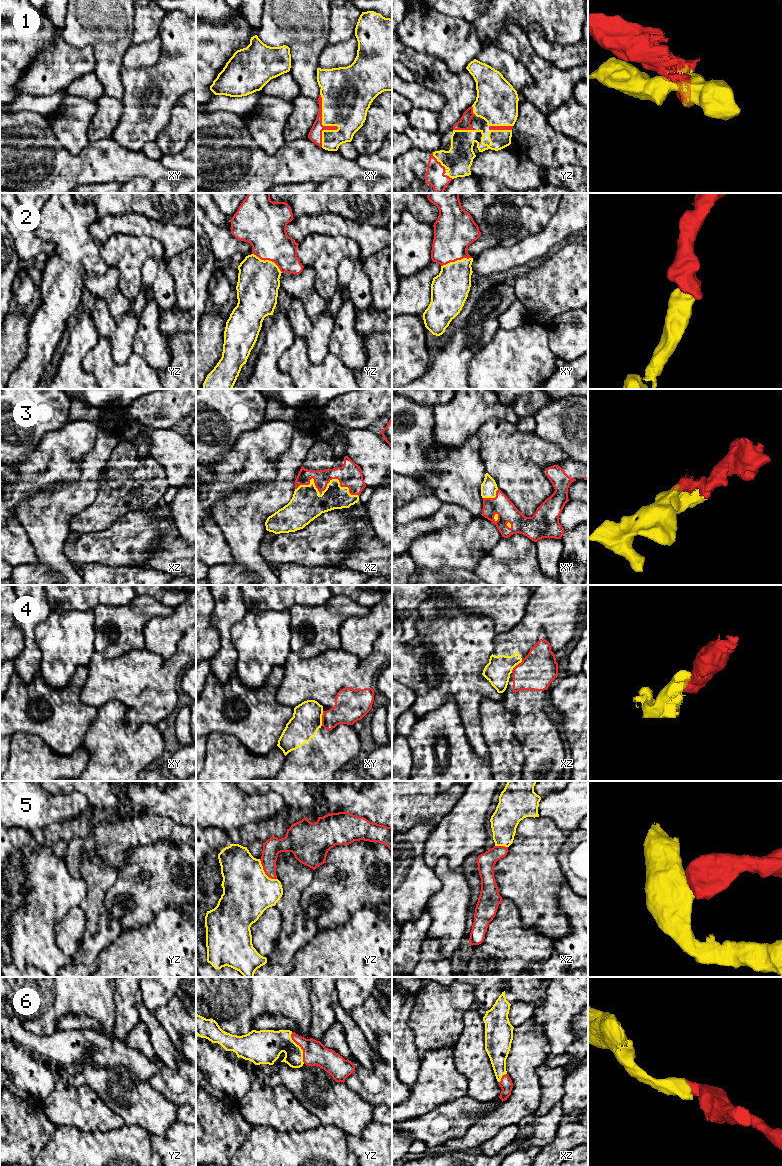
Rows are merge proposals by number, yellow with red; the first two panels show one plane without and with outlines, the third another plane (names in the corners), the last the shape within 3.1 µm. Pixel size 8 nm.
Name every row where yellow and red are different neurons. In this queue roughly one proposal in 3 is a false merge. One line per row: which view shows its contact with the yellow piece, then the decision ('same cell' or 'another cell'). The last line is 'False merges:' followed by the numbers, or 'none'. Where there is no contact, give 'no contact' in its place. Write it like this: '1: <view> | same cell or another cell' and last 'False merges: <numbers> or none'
1: xy | same cell
2: yz | same cell
3: xz | same cell
4: xy | another cell
5: yz | another cell
6: yz | same cell
False merges: 4, 5

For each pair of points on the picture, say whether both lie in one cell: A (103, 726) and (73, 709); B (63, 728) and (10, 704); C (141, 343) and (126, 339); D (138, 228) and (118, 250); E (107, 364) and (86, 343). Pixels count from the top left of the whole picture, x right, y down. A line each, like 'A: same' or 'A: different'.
A: different
B: same
C: different
D: different
E: different

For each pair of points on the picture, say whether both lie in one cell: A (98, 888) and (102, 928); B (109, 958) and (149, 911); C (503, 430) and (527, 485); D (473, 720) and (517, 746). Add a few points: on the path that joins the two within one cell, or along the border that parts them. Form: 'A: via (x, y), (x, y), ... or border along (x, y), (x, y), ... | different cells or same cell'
A: via (97, 898), (97, 918) | same cell
B: border along (155, 914), (148, 923), (126, 929), (123, 932) | different cells
C: via (503, 444), (504, 450), (516, 462), (518, 471) | same cell
D: border along (481, 701), (480, 728), (487, 748) | different cells

